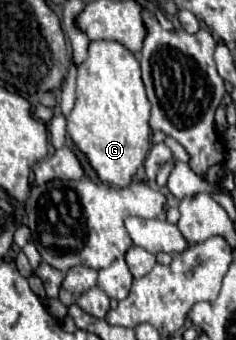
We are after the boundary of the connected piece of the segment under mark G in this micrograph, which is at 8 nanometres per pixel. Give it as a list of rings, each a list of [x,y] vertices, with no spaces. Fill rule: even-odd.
[[[97,40],[89,44],[89,56],[77,68],[77,100],[67,116],[67,134],[87,156],[103,184],[127,188],[149,152],[149,110],[139,62],[119,42]]]

